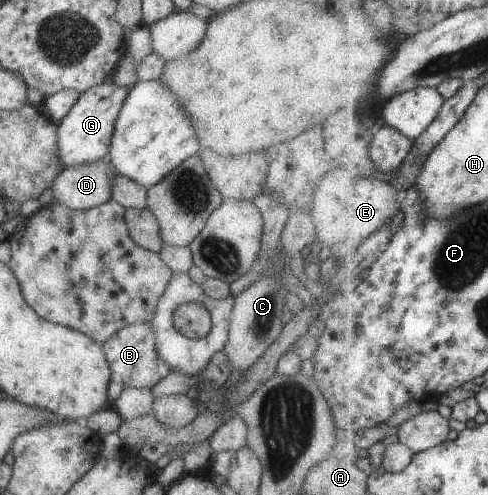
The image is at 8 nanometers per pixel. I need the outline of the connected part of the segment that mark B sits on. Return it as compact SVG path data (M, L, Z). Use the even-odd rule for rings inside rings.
M150 323L130 324L118 329L114 335L110 335L106 341L101 343L101 348L112 376L122 381L124 386L150 389L170 371L168 365L158 357L156 343L154 343L154 331Z

